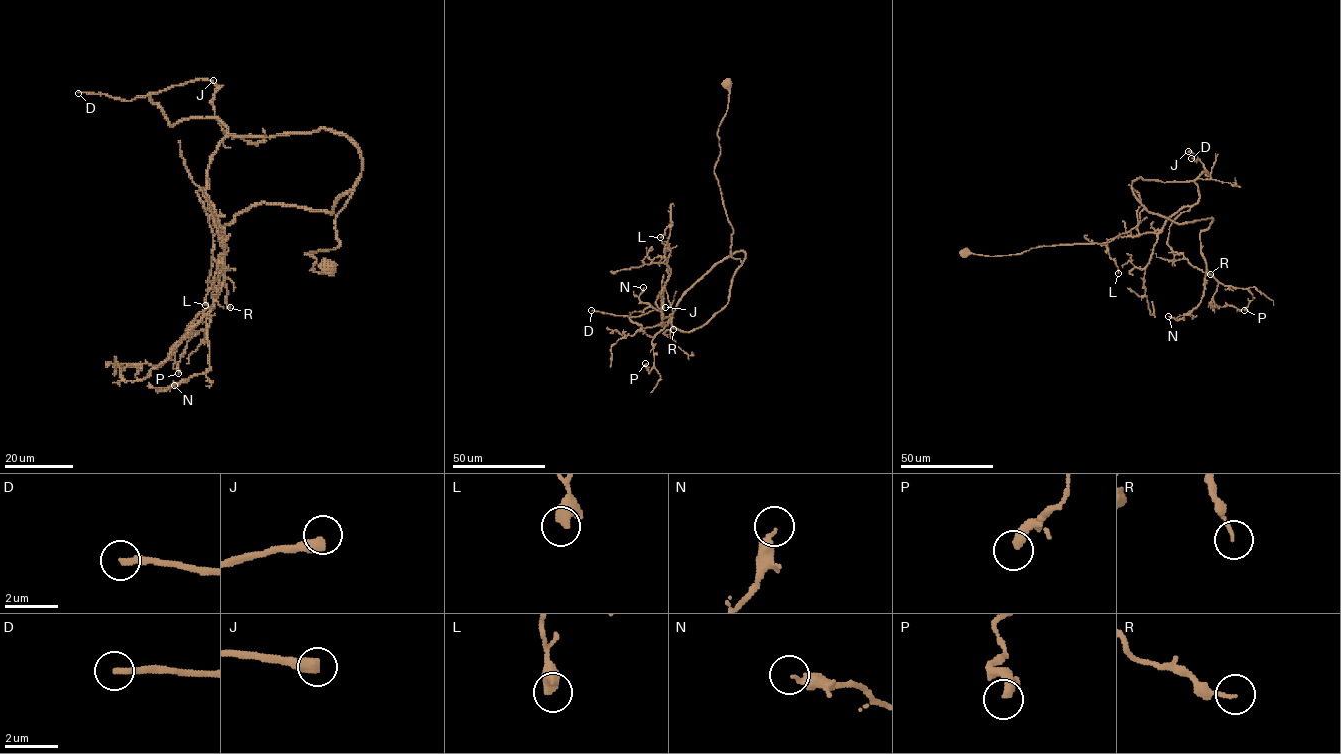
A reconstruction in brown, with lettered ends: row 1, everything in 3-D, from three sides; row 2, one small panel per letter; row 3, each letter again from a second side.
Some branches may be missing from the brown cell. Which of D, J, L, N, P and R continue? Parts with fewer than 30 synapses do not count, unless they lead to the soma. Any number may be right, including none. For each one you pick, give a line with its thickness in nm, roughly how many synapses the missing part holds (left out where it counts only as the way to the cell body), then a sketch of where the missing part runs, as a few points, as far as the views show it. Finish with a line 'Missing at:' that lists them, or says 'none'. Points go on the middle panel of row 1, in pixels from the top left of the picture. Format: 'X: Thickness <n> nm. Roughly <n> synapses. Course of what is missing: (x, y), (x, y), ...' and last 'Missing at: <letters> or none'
D: Thickness 240 nm. Roughly 100 synapses. Course of what is missing: (591, 310), (558, 306), (542, 308), (515, 300), (509, 297), (524, 281), (518, 276)
J: Thickness 460 nm. Roughly 190 synapses. Course of what is missing: (665, 307), (705, 304), (745, 295), (737, 295), (725, 287), (726, 306), (721, 324)
Missing at: D, J

